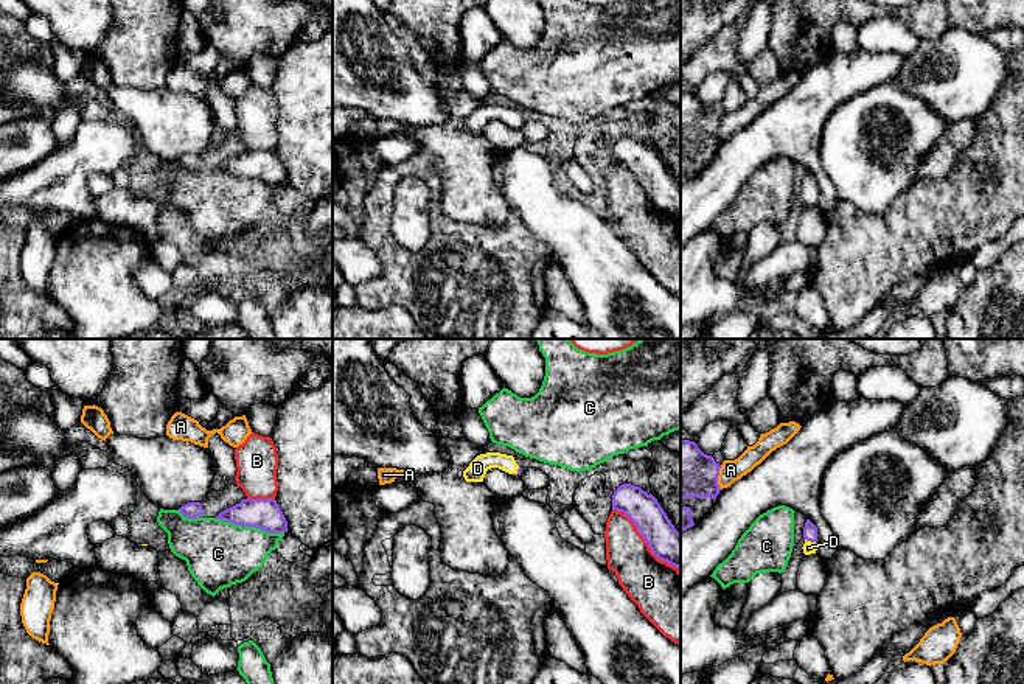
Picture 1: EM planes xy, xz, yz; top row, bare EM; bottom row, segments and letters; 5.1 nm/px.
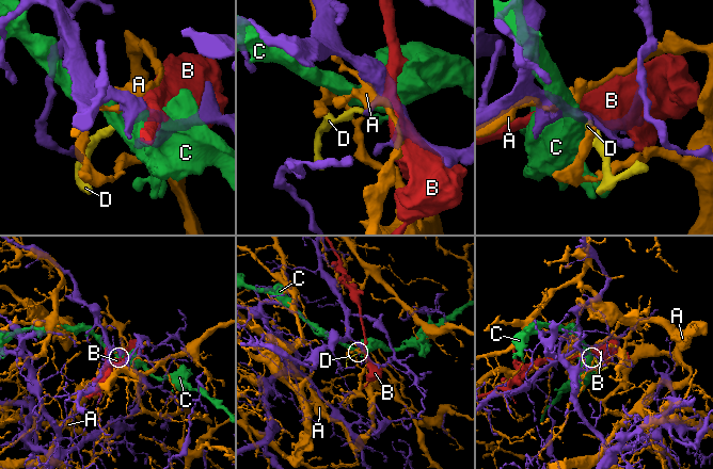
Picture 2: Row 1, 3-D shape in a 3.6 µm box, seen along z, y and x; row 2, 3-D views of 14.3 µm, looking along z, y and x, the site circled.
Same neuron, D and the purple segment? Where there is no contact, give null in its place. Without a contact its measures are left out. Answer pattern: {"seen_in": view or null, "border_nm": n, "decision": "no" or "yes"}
{"seen_in": "yz", "border_nm": 60, "decision": "yes"}

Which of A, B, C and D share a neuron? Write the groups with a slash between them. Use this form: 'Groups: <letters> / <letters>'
Groups: A / B / C / D

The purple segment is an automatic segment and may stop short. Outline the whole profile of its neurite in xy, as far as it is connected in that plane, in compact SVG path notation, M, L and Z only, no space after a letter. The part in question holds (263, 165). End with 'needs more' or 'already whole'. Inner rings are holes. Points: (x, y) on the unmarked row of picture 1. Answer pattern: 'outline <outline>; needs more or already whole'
outline M242 151L221 163L216 171L241 179L256 179L267 185L287 183L287 173L275 151Z; already whole

